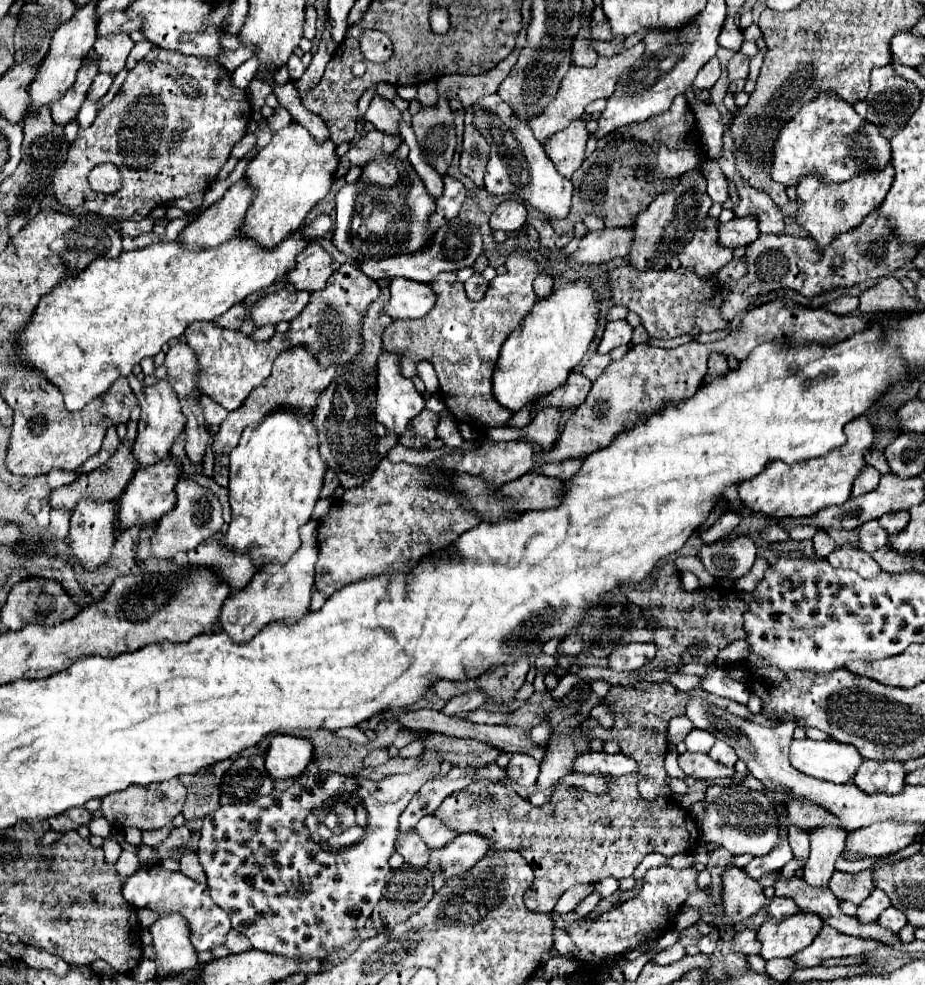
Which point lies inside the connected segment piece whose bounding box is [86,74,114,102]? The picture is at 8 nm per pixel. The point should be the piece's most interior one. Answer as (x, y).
(102, 82)

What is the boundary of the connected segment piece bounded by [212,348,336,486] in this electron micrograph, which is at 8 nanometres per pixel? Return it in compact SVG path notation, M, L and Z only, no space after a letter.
M290 348L278 354L278 358L274 360L274 368L270 378L266 378L266 382L262 382L262 386L258 386L246 400L244 404L230 412L228 418L220 424L218 434L214 436L212 442L212 452L214 452L214 482L218 486L228 486L228 456L230 450L238 444L238 438L242 436L242 430L250 424L258 424L262 422L262 418L266 414L272 414L278 408L290 408L290 410L300 410L304 416L310 416L316 408L316 398L320 396L322 390L328 388L332 376L334 376L334 366L322 370L316 362L316 358L312 358L310 352L306 352L306 348Z

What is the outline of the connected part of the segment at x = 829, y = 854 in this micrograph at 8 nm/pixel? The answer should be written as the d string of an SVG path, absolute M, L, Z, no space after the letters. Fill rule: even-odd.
M818 828L810 832L810 858L802 874L808 886L828 886L836 870L836 858L842 854L842 838L846 838L846 832L840 828Z

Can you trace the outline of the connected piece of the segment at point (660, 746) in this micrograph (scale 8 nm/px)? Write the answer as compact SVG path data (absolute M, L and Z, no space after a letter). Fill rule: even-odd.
M634 682L628 686L612 686L610 692L604 698L604 704L610 708L610 712L614 714L614 726L612 730L606 730L598 724L596 718L586 718L582 722L582 730L586 734L586 738L596 738L602 742L616 742L620 746L620 752L628 758L634 758L638 764L638 790L640 796L644 800L654 800L654 798L670 798L672 790L668 786L668 774L666 774L664 761L668 751L668 740L666 740L666 728L668 722L674 716L682 716L686 712L686 704L690 698L704 698L710 704L724 708L726 712L740 716L740 718L748 718L750 710L742 704L730 702L728 698L720 698L720 696L710 696L706 692L702 692L700 688L692 688L690 692L682 692L678 690L674 684L670 682Z

